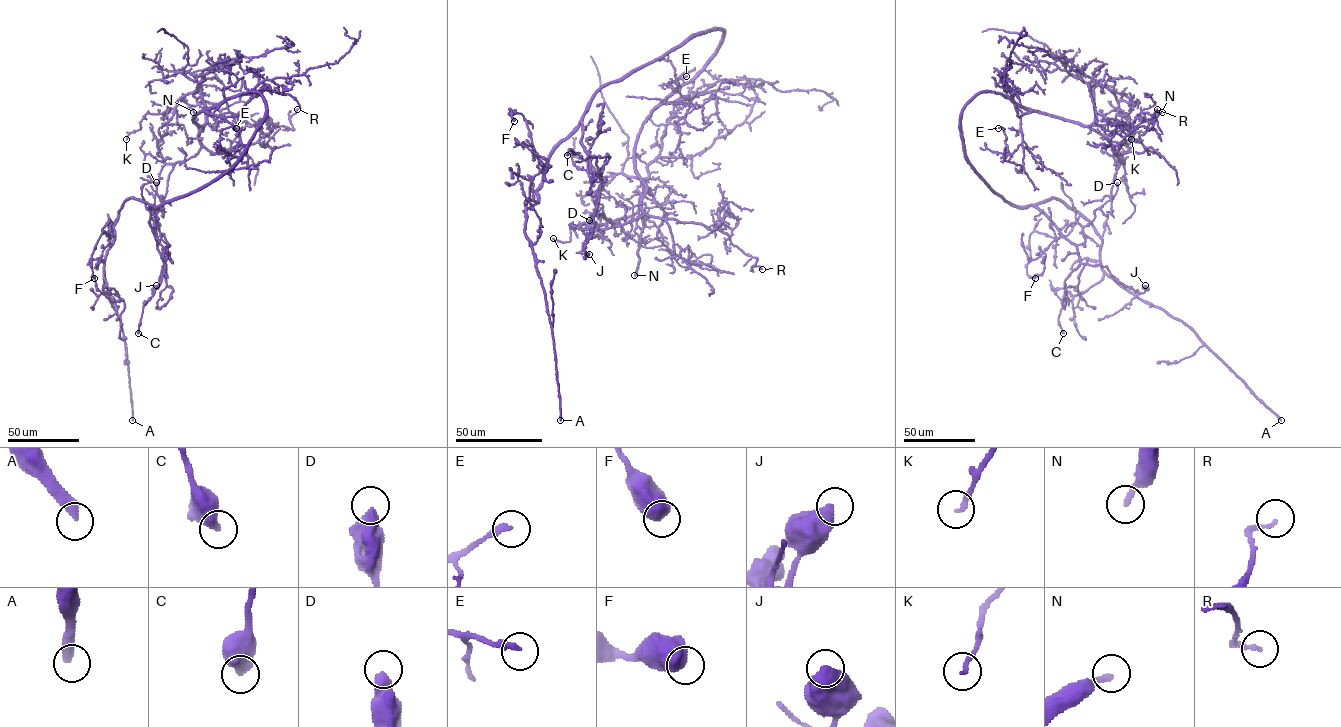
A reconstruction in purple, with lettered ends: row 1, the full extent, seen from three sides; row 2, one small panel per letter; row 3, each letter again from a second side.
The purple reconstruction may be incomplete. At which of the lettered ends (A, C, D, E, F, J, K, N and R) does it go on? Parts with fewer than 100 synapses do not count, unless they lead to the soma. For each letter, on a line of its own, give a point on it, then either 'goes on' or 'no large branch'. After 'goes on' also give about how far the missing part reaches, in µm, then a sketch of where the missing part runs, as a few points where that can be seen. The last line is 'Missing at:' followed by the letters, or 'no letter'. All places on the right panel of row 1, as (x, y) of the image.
A: (1281, 420) | goes on | 600 µm
C: (1063, 333) | no large branch
D: (1117, 182) | no large branch
E: (998, 128) | no large branch
F: (1035, 278) | no large branch
J: (1145, 285) | no large branch
K: (1131, 139) | no large branch
N: (1162, 112) | goes on | 25 µm | (1162, 112), (1182, 101)
R: (1157, 109) | no large branch
Missing at: A, N

